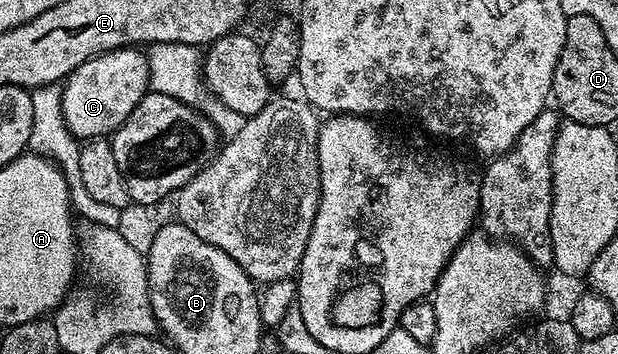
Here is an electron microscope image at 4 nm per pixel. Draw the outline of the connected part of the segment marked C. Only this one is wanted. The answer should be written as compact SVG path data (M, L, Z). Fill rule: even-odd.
M136 46L115 48L112 52L104 52L100 56L82 62L82 66L78 66L72 71L62 84L61 104L66 126L80 142L111 137L112 133L122 126L122 122L126 122L126 118L130 118L134 106L138 106L138 102L142 102L142 98L150 91L149 78L148 57Z

